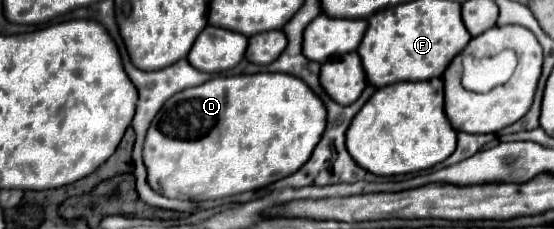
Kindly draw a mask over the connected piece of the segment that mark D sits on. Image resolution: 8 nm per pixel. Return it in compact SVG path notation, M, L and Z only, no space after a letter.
M260 72L212 78L172 96L152 120L144 142L148 182L166 198L192 202L266 188L306 164L322 128L326 108L296 76Z

